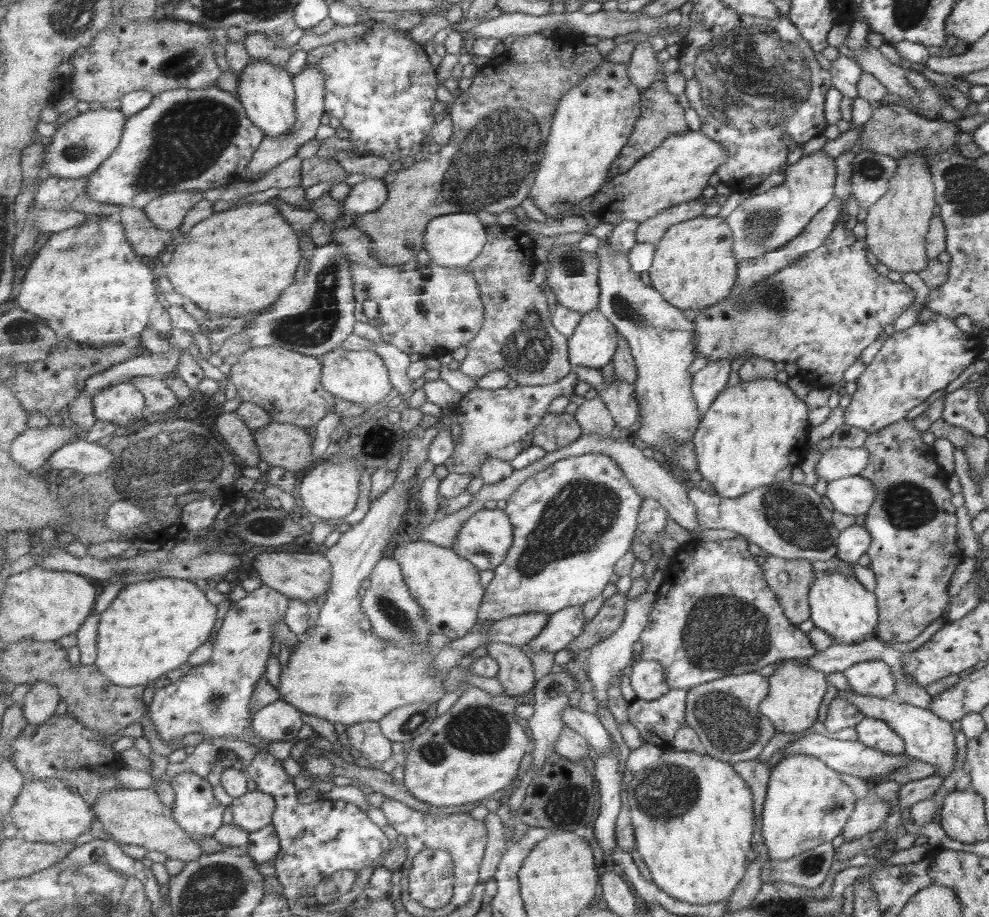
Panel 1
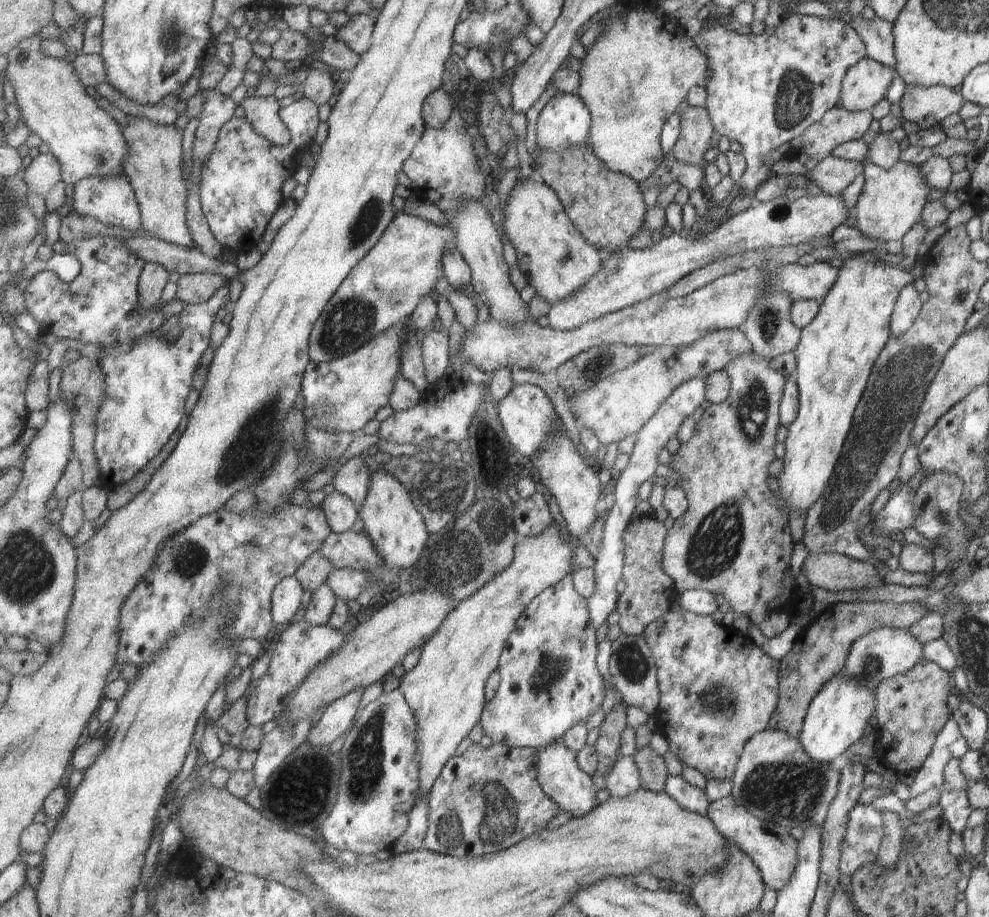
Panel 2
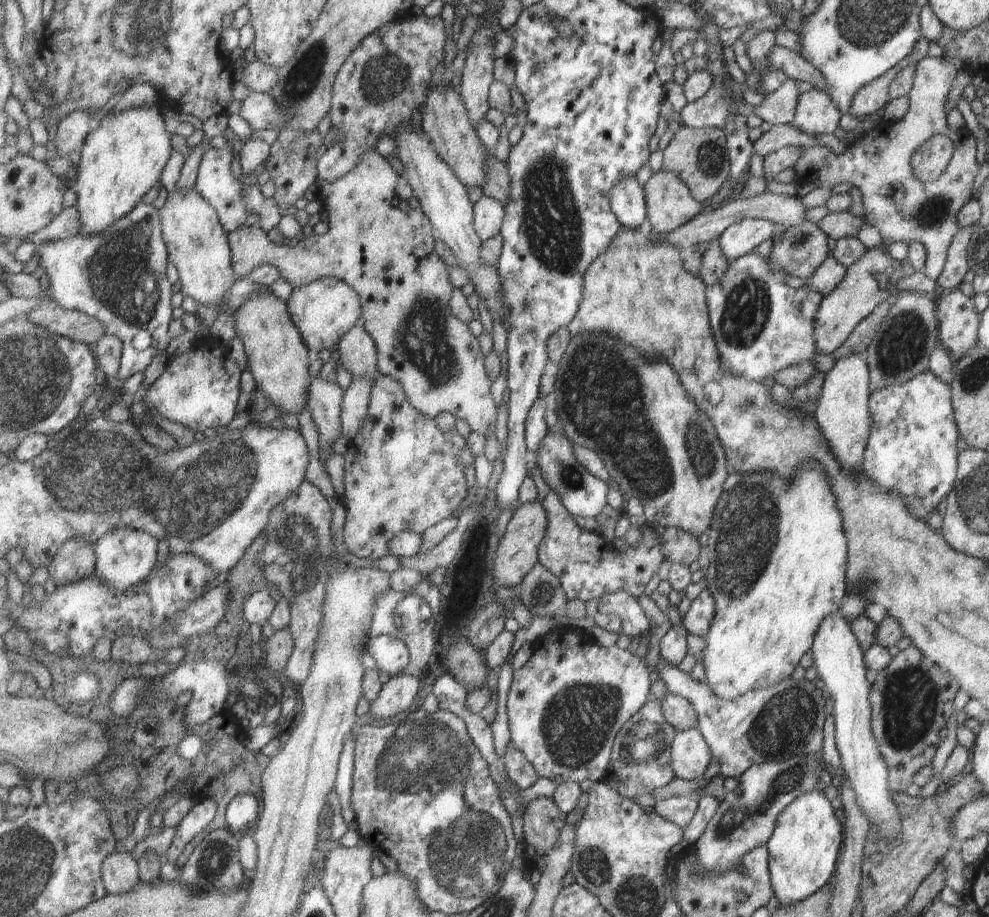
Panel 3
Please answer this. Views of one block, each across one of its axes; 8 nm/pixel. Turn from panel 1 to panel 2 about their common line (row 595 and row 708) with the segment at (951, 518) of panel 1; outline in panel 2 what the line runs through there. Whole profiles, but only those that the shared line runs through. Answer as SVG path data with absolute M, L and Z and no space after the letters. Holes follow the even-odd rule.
M923 657L919 662L915 662L907 672L881 680L873 696L875 698L875 722L877 722L874 728L877 742L875 760L887 767L887 770L894 770L898 775L903 775L911 769L918 769L927 758L927 754L931 752L936 734L950 716L945 703L947 696L954 691L952 675Z

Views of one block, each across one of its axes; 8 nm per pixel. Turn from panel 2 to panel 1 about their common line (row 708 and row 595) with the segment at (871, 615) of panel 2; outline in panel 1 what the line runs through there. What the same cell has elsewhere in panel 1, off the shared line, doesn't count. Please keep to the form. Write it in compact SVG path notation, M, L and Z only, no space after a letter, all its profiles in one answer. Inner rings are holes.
M766 555L760 564L763 580L776 596L783 615L791 625L798 626L810 616L807 593L816 579L810 563L803 559L787 560Z

